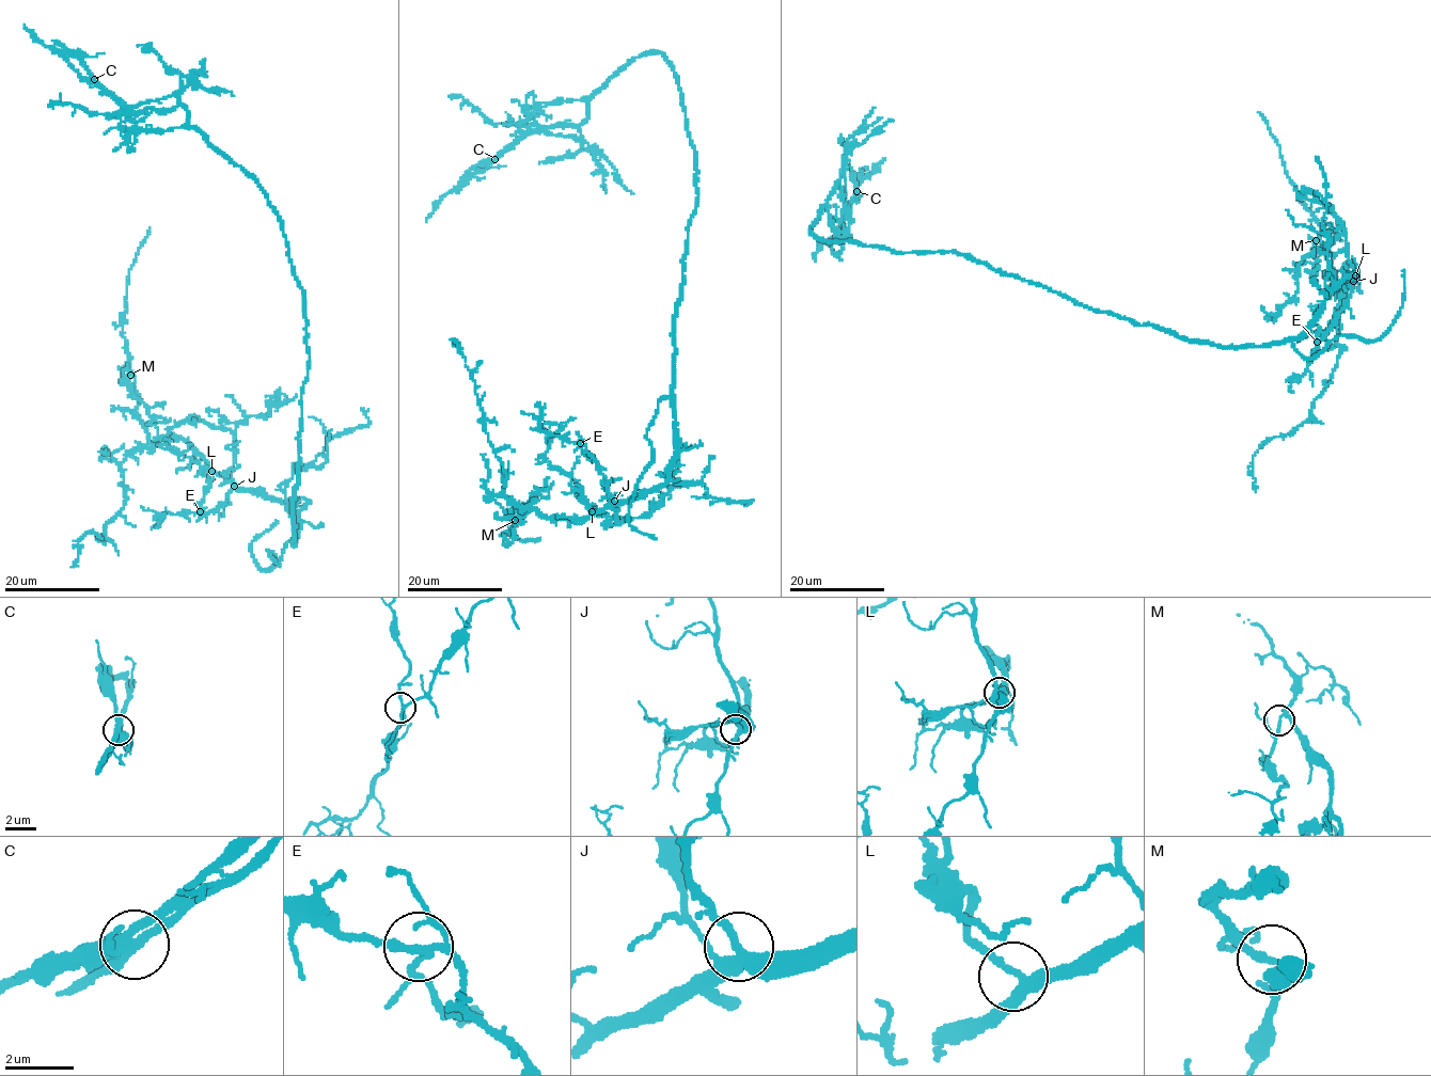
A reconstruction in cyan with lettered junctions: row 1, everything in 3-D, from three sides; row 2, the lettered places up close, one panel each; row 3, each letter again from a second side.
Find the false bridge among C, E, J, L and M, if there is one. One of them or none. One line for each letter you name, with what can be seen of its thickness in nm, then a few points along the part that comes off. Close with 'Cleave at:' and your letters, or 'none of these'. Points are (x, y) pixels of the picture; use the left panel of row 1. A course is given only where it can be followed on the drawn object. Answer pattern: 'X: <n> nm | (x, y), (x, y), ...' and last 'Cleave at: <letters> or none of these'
C: 380 nm | (94, 79), (127, 106), (139, 106), (178, 93), (199, 73)
Cleave at: C

